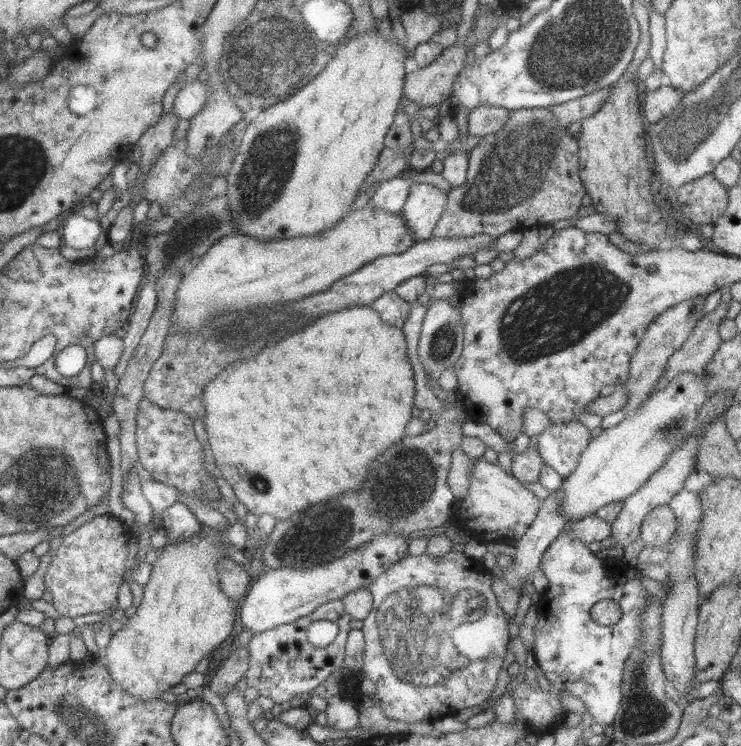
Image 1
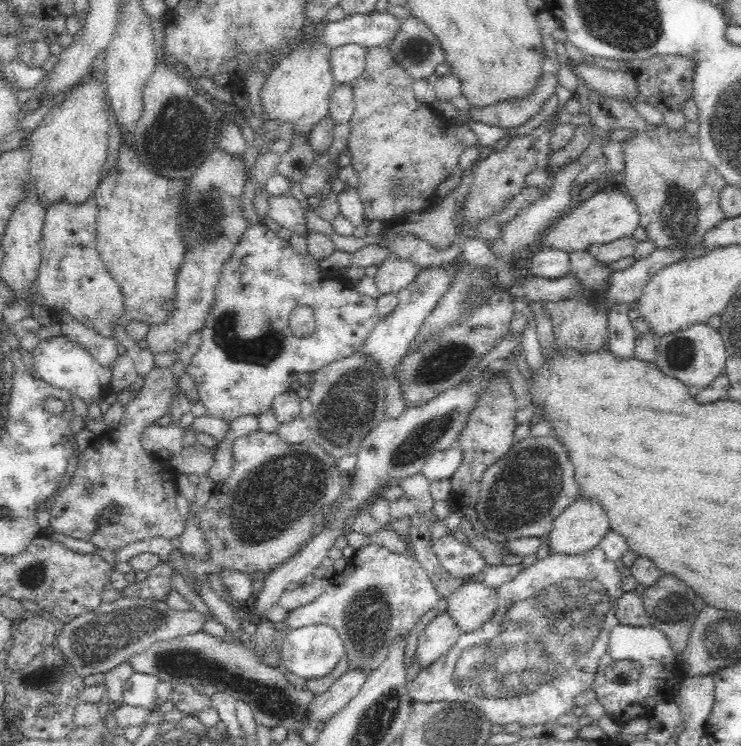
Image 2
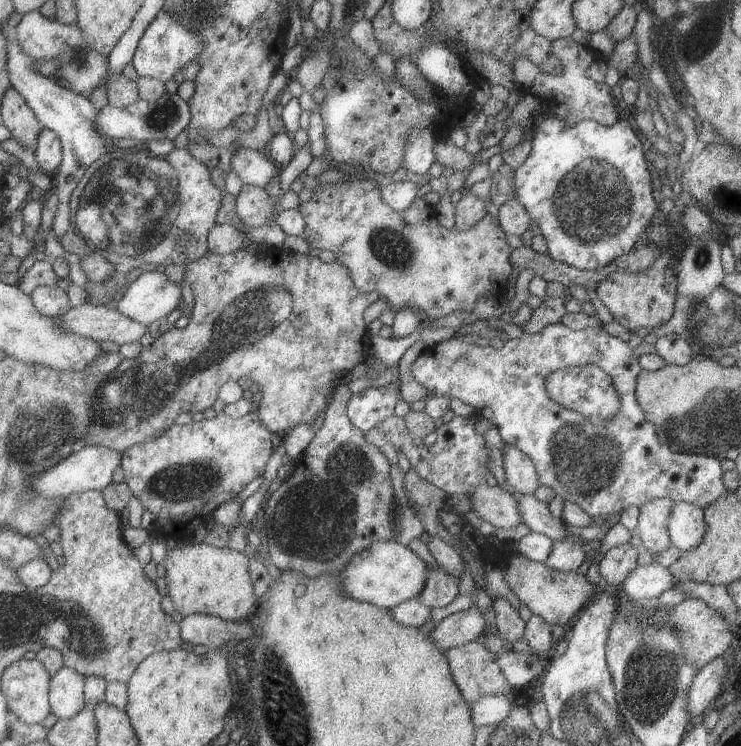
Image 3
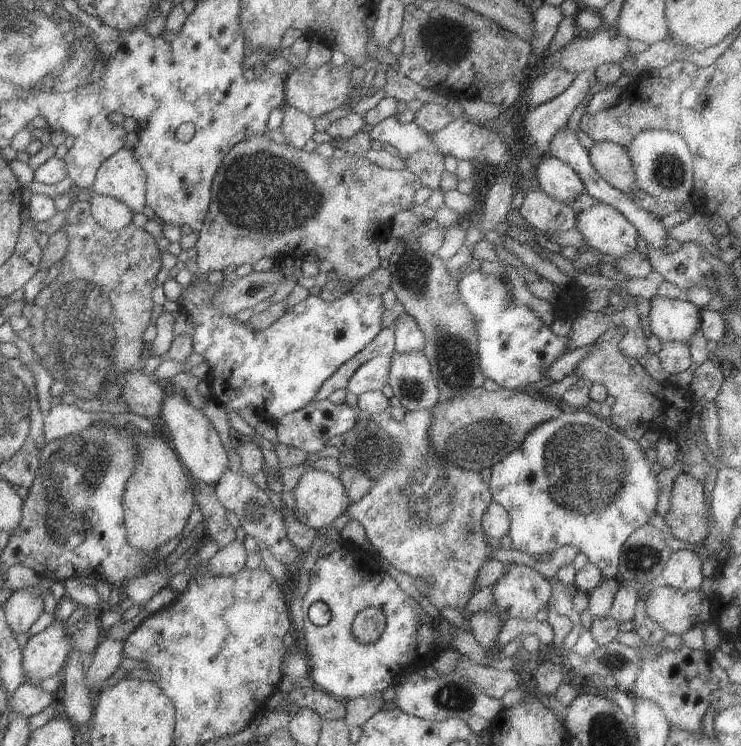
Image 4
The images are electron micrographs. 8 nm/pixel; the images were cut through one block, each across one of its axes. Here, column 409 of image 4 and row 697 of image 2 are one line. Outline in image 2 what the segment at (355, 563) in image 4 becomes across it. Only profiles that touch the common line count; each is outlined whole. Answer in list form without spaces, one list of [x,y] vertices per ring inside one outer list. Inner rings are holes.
[[[618,623],[610,632],[606,652],[602,655],[592,688],[596,691],[596,700],[602,703],[606,712],[621,724],[634,717],[648,718],[660,701],[670,702],[677,690],[678,681],[684,676],[677,667],[677,659],[669,642],[651,626],[630,626]],[[616,660],[638,660],[641,675],[634,683],[617,683],[606,678],[606,668]]]

